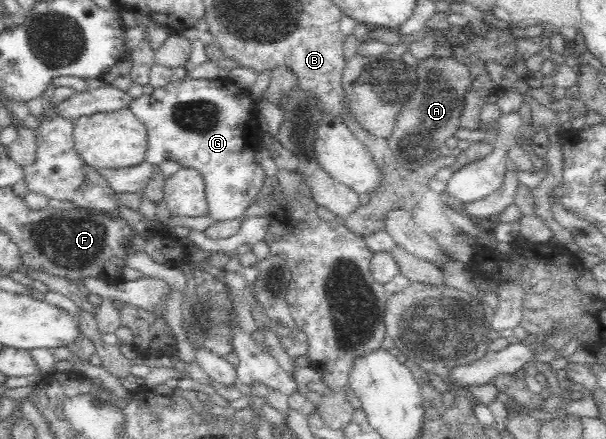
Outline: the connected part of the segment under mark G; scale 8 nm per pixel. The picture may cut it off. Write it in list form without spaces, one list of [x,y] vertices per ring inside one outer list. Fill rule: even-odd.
[[[186,75],[166,87],[154,89],[152,95],[143,95],[129,105],[129,109],[144,124],[147,131],[147,147],[144,162],[153,166],[166,159],[178,162],[181,167],[202,174],[208,217],[214,221],[230,220],[244,213],[248,203],[254,199],[265,181],[264,170],[256,163],[255,153],[261,147],[259,130],[256,128],[257,103],[251,99],[248,89],[238,88],[227,78],[191,78]]]

